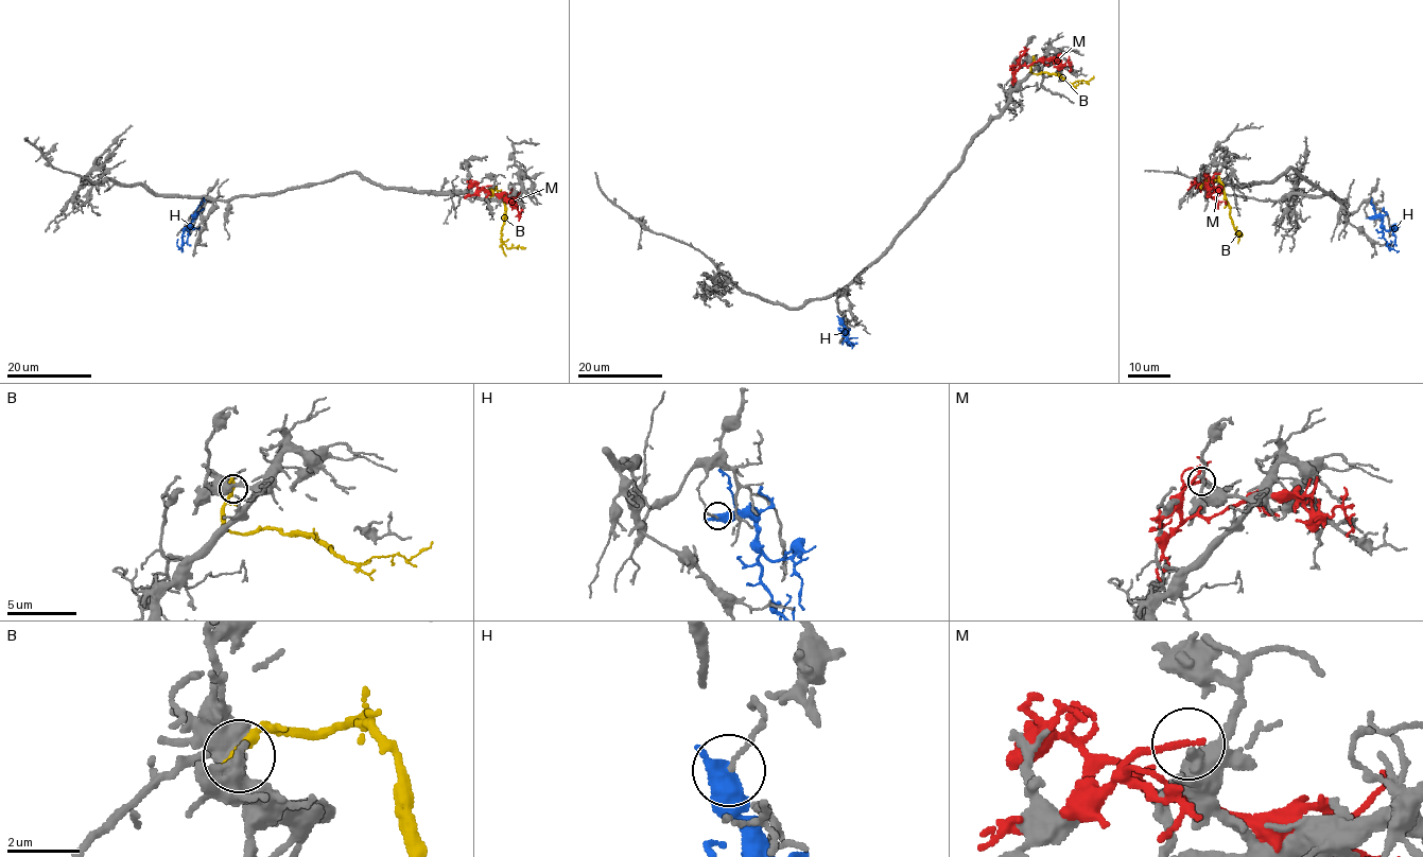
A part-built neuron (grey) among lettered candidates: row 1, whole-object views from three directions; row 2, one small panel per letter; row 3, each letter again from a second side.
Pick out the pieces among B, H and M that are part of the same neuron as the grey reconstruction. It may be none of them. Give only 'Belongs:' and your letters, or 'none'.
Belongs: none

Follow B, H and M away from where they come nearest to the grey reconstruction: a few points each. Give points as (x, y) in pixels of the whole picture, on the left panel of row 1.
B: (492, 192), (487, 190), (497, 189), (502, 195), (505, 217), (502, 242), (508, 248), (525, 247)
H: (195, 215), (184, 229), (179, 248), (177, 239)
M: (489, 186), (478, 191), (482, 188), (513, 198), (519, 214), (515, 216)

